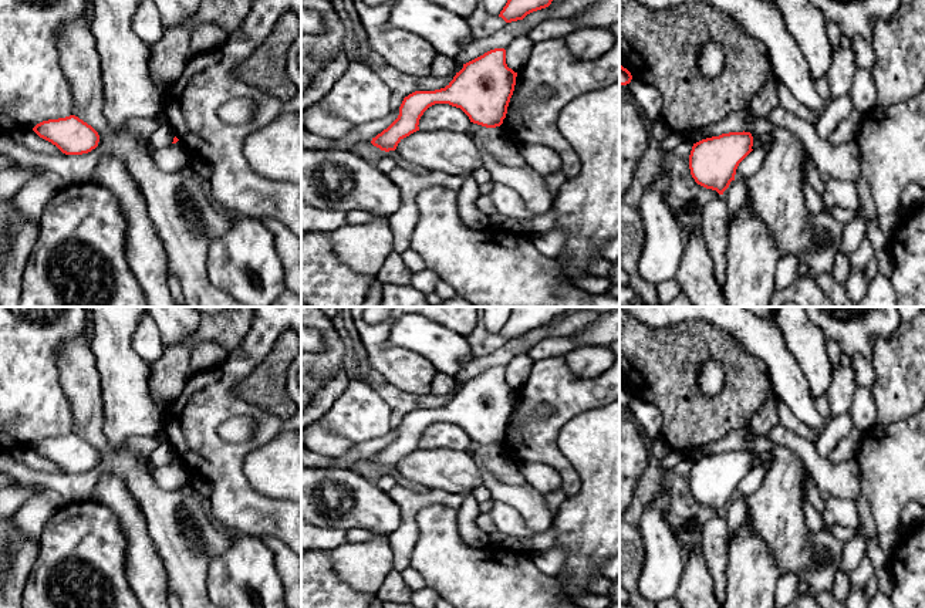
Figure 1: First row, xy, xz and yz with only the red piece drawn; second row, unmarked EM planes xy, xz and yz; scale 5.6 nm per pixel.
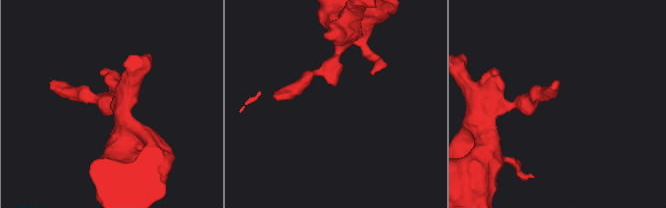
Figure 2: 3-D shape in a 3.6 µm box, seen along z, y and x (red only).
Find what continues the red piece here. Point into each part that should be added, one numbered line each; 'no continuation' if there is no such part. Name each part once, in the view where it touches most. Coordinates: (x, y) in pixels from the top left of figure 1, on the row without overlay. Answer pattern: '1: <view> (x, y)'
no continuation

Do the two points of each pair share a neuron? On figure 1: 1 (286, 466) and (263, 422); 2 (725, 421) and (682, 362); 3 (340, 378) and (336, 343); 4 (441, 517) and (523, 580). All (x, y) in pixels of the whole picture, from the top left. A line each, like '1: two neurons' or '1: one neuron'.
1: two neurons
2: one neuron
3: two neurons
4: one neuron

